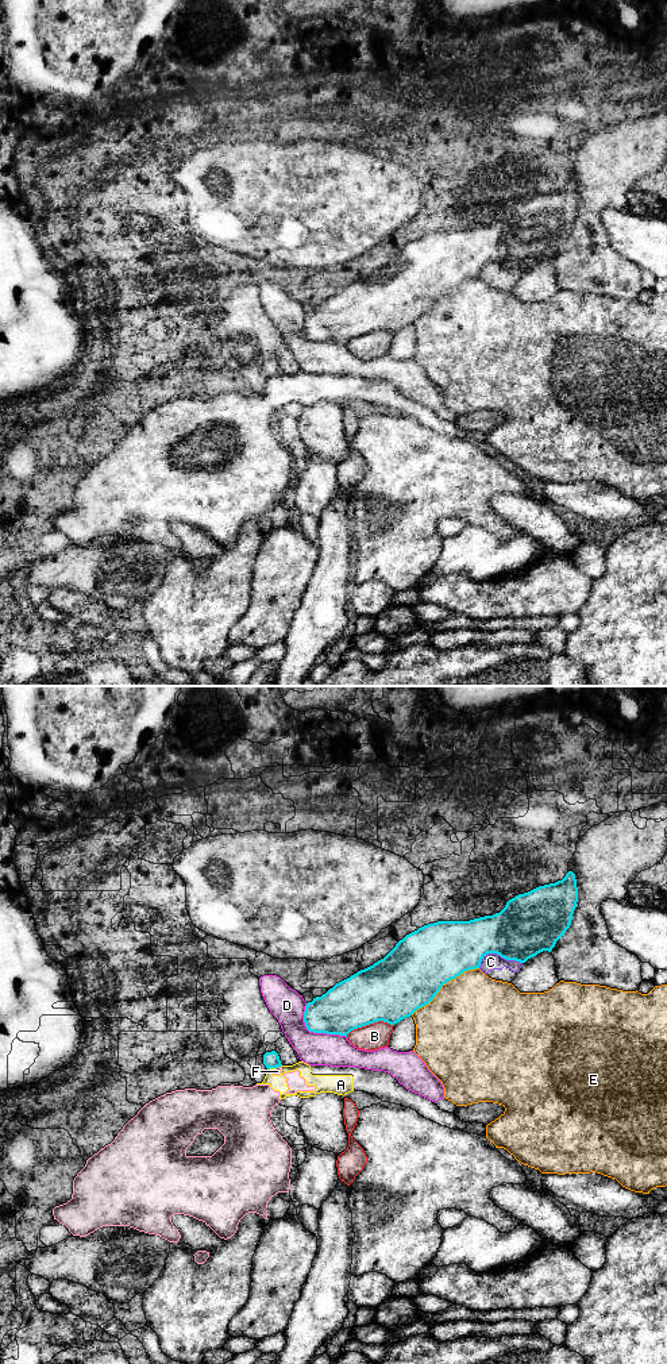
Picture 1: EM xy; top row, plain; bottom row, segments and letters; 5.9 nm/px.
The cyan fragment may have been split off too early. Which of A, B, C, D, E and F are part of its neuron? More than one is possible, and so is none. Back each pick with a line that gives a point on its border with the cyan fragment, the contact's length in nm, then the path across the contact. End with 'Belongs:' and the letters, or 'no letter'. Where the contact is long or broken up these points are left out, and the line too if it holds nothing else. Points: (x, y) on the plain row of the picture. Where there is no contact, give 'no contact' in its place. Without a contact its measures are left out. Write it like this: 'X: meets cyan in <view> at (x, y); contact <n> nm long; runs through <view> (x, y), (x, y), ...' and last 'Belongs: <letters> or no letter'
Belongs: no letter

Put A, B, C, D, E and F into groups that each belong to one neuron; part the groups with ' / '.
A F / B / C / D / E

